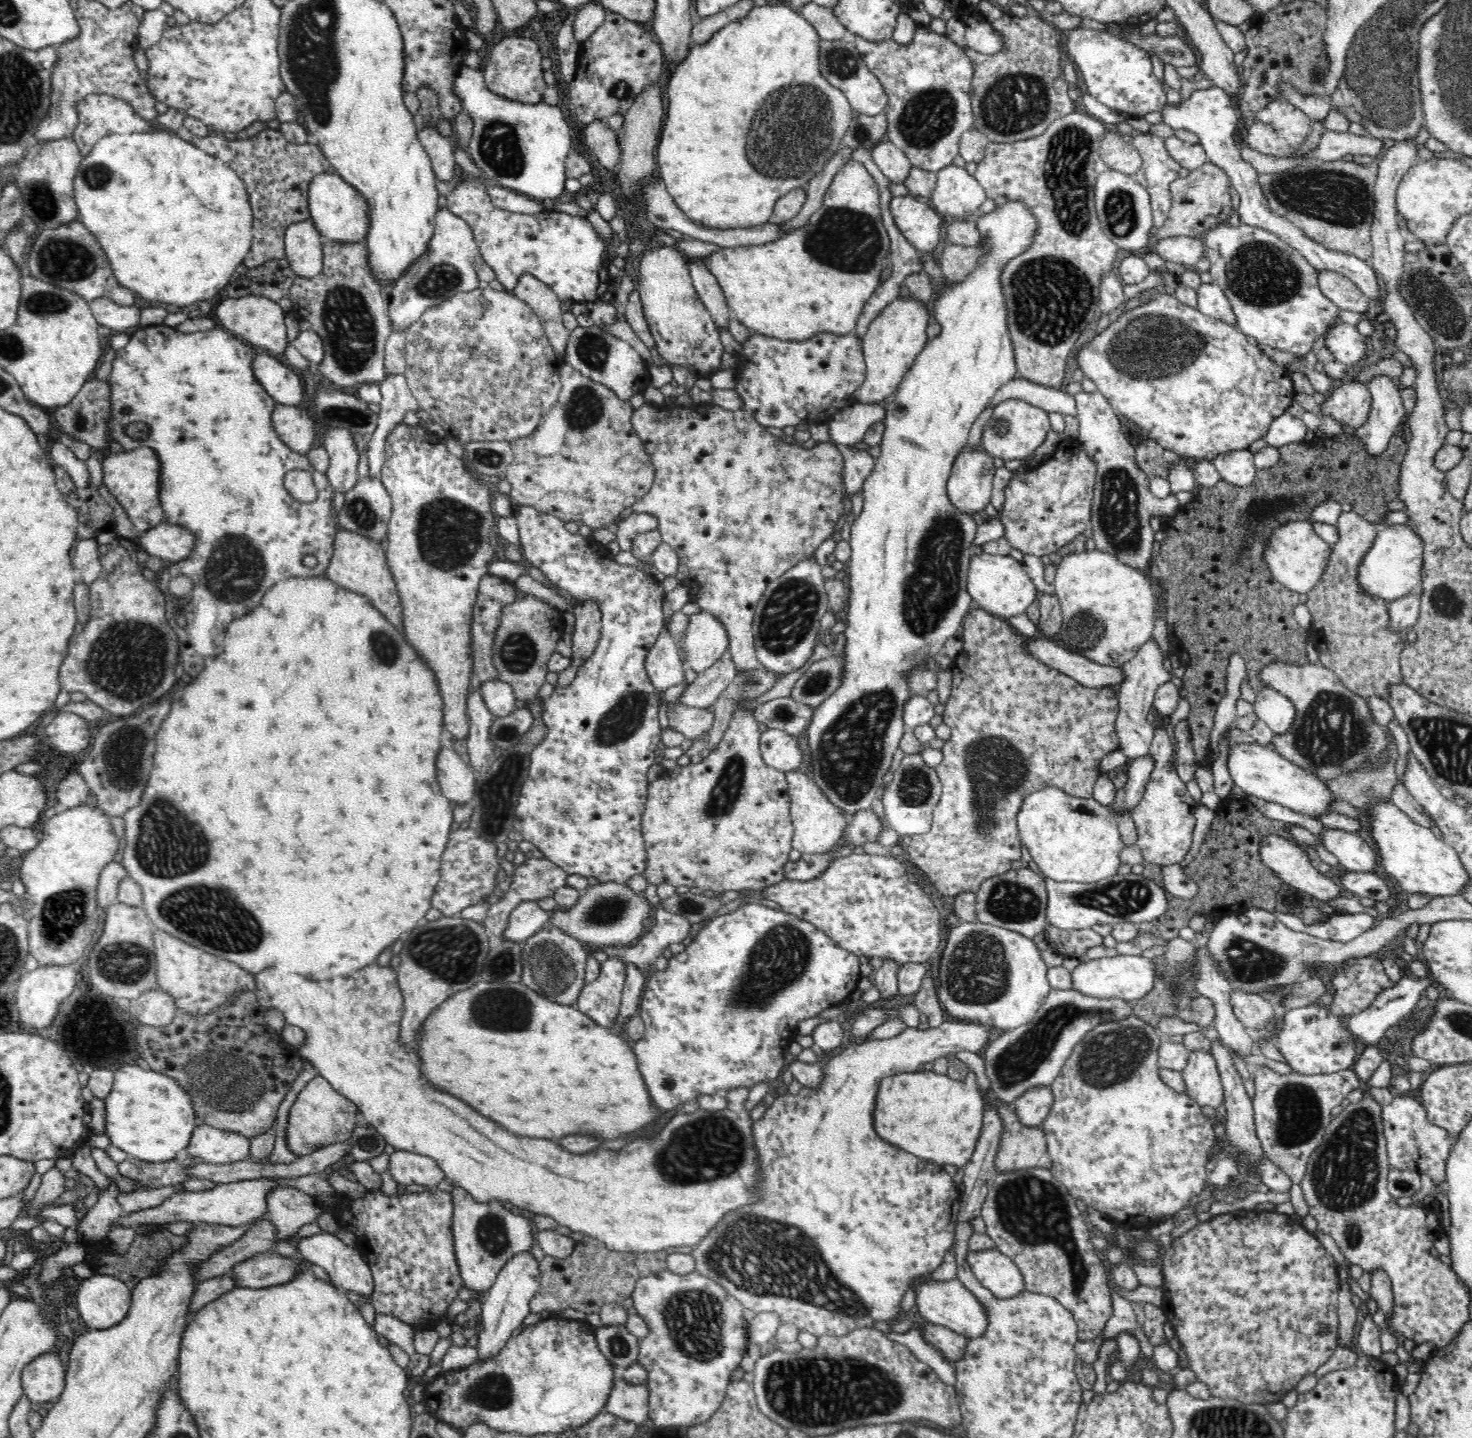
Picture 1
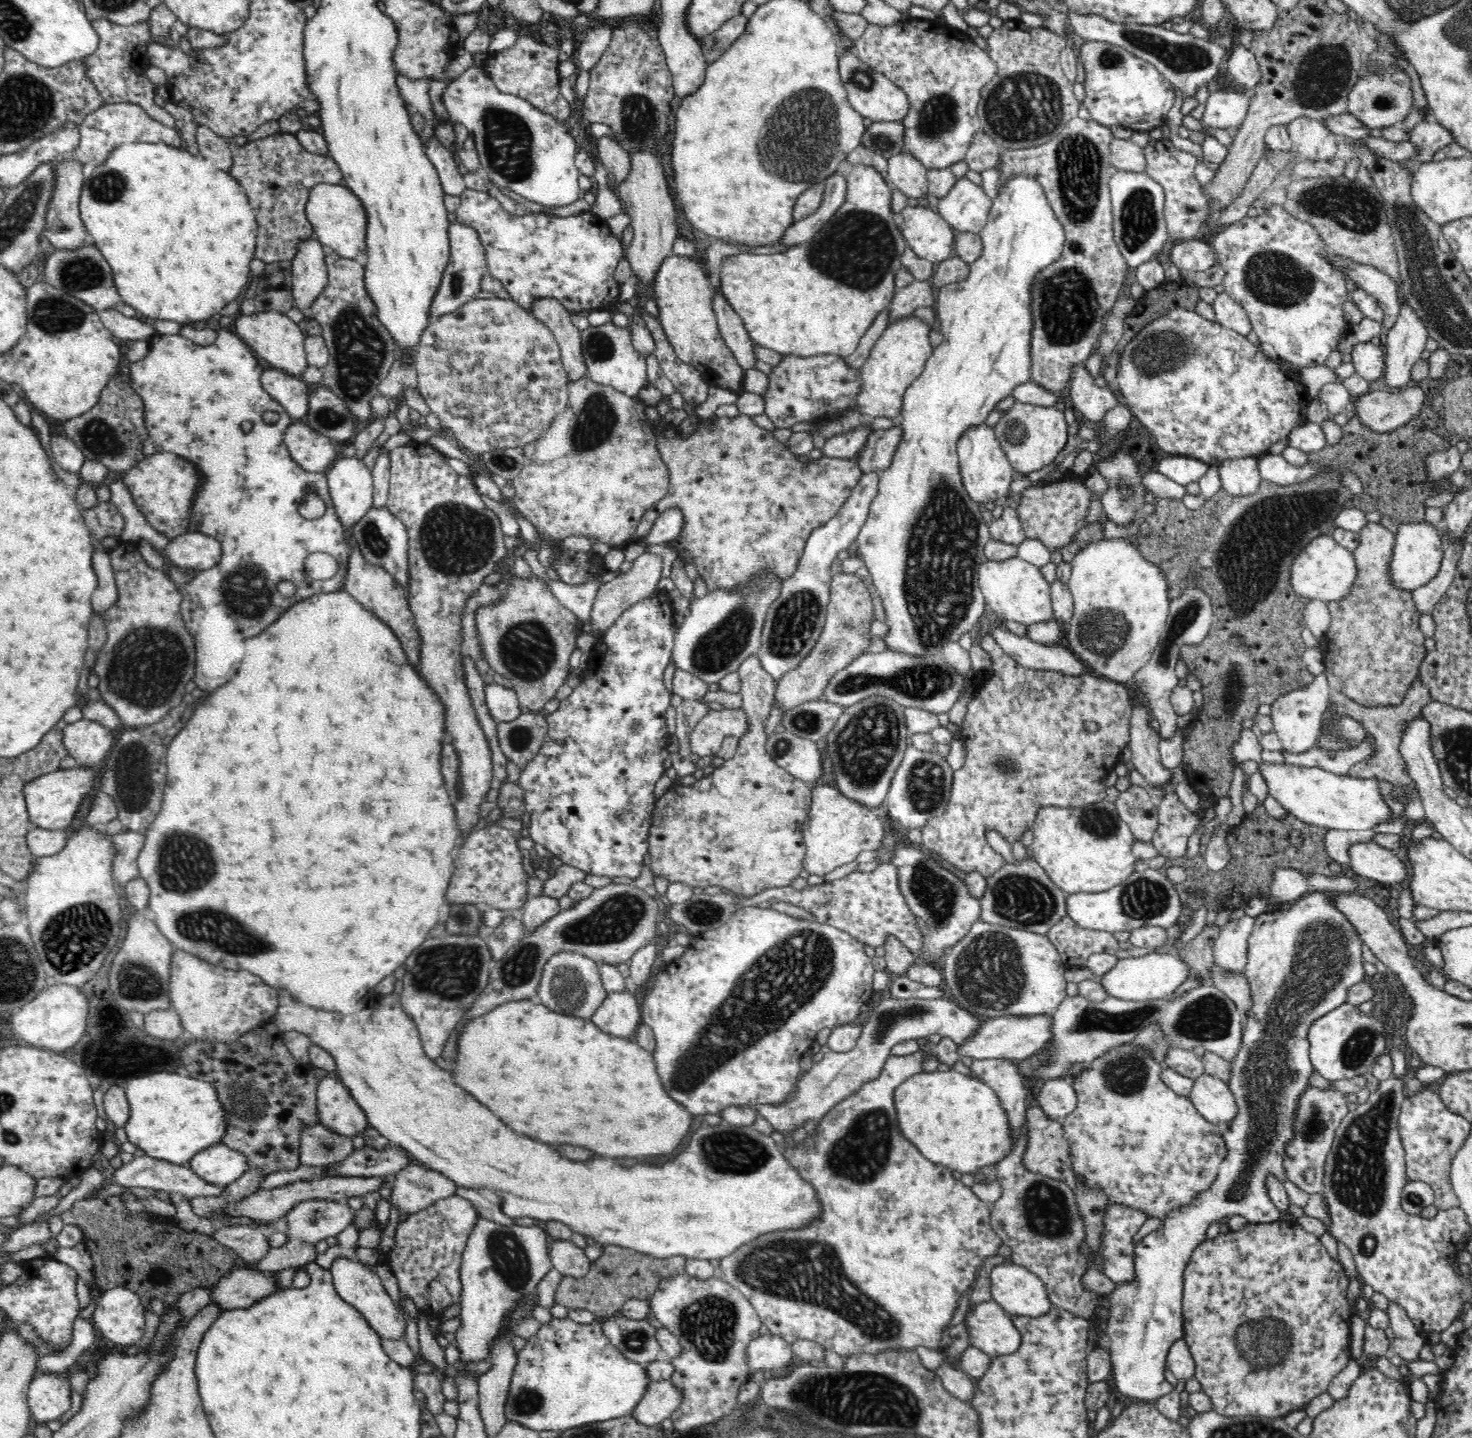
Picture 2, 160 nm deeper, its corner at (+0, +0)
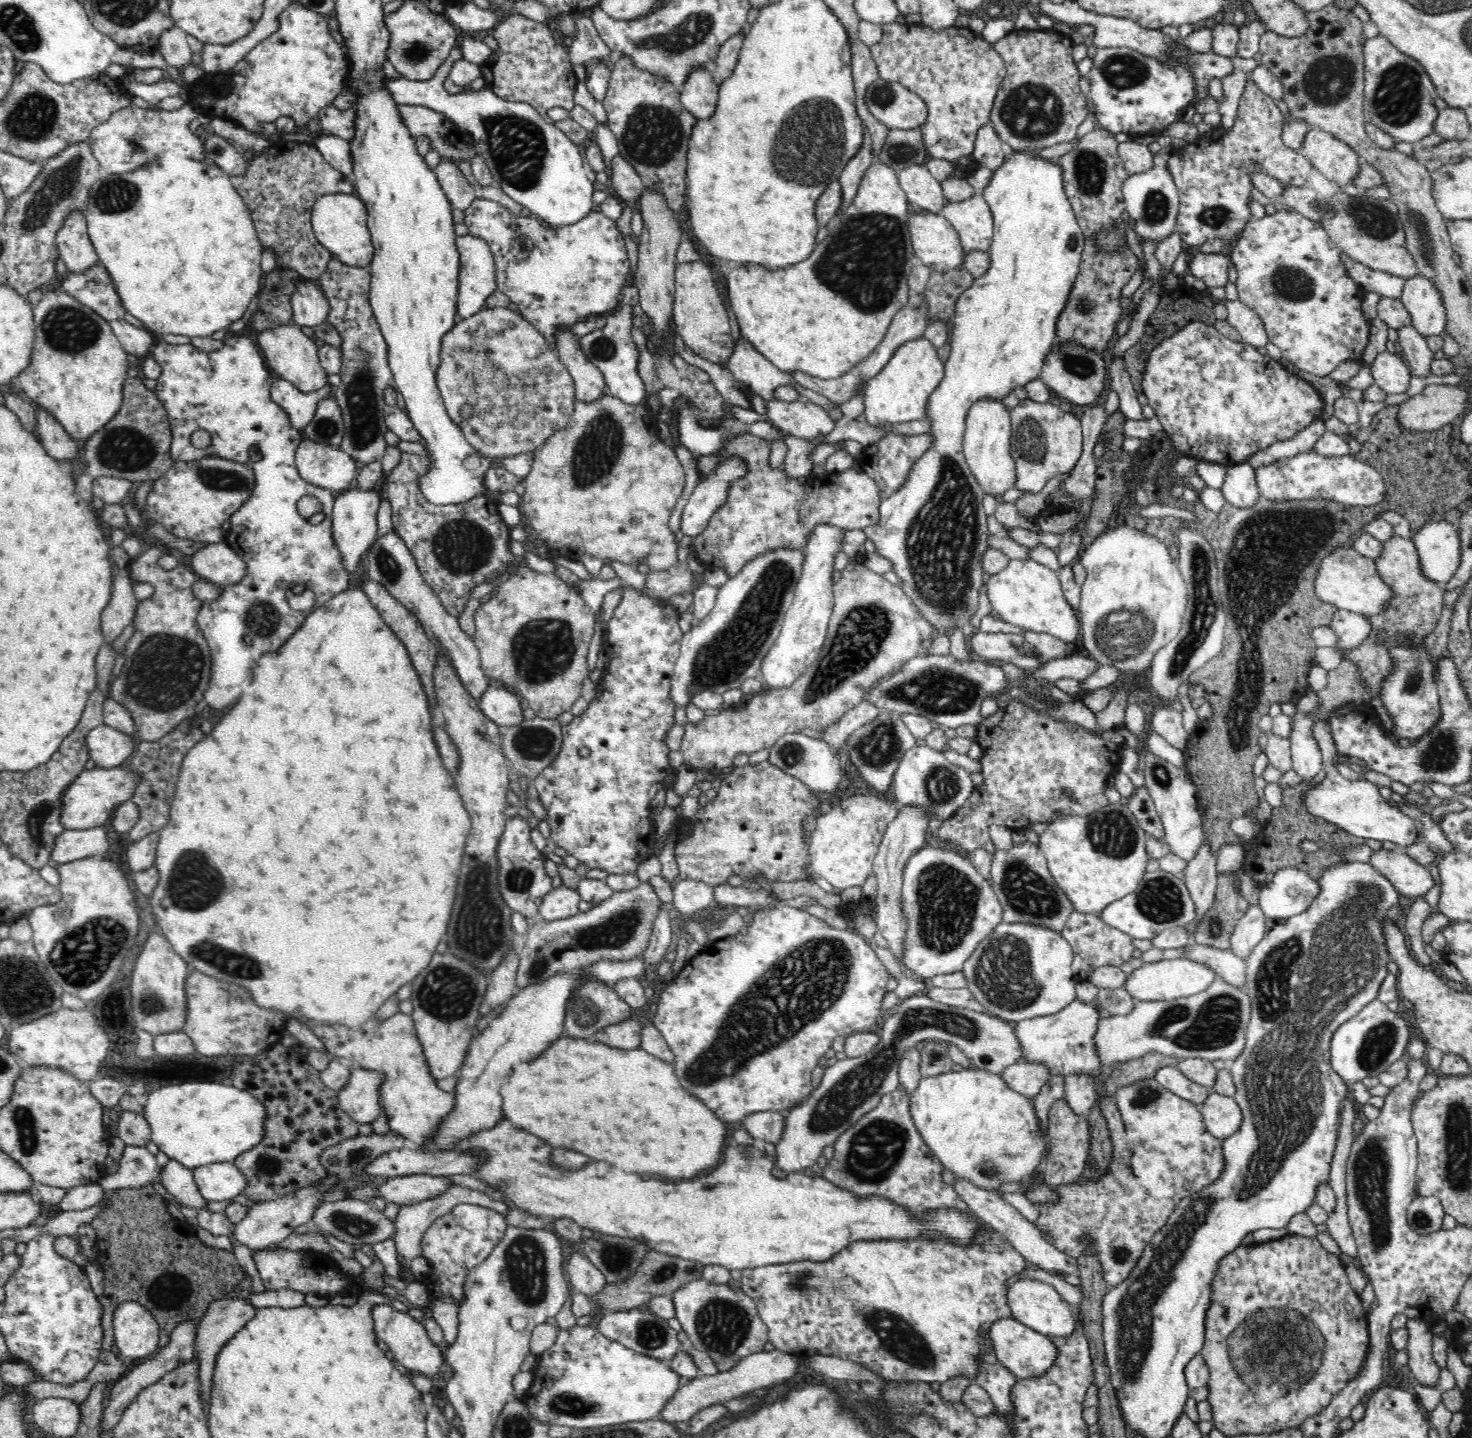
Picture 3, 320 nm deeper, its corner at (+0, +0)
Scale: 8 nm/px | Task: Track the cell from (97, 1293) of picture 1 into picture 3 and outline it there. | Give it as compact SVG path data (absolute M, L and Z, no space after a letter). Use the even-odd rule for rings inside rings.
M124 1302L114 1311L115 1350L127 1363L150 1358L160 1348L160 1328L152 1314L136 1304Z

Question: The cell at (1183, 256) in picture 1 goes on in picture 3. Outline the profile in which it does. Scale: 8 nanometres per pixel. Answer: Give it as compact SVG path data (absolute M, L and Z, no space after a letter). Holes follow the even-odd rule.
M1197 252L1187 266L1191 273L1208 287L1224 289L1228 284L1228 270L1232 267L1232 262L1226 252L1218 254Z

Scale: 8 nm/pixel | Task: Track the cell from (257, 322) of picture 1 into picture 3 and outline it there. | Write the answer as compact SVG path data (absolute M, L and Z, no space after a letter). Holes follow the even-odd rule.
M280 324L275 325L274 329L258 330L256 340L260 348L264 350L264 358L268 360L267 366L272 366L279 378L289 380L296 388L302 392L314 392L328 385L327 377L329 374L324 371L318 359L318 346L301 332L297 325Z

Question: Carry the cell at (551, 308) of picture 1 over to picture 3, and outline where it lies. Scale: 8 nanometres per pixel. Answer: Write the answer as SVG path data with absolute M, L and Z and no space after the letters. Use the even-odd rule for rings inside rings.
M559 325L555 332L554 346L562 364L573 378L575 398L592 401L609 393L602 371L592 365L582 352L579 338L574 335L572 328Z

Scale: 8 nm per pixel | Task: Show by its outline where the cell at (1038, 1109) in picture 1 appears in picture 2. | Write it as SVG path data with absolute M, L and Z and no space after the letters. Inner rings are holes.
M1066 1077L1048 1080L1035 1101L1048 1119L1062 1120L1068 1113L1074 1112L1075 1094L1071 1080Z

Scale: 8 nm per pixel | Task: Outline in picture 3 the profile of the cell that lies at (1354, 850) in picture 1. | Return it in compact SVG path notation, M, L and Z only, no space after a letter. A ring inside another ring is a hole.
M1382 849L1376 853L1367 851L1366 860L1368 860L1368 864L1372 865L1378 873L1384 875L1388 881L1392 882L1392 885L1396 887L1396 890L1400 894L1418 898L1418 896L1428 894L1430 888L1434 886L1434 877L1432 877L1429 867L1425 867L1419 862L1416 862L1416 860L1408 856L1402 850Z

